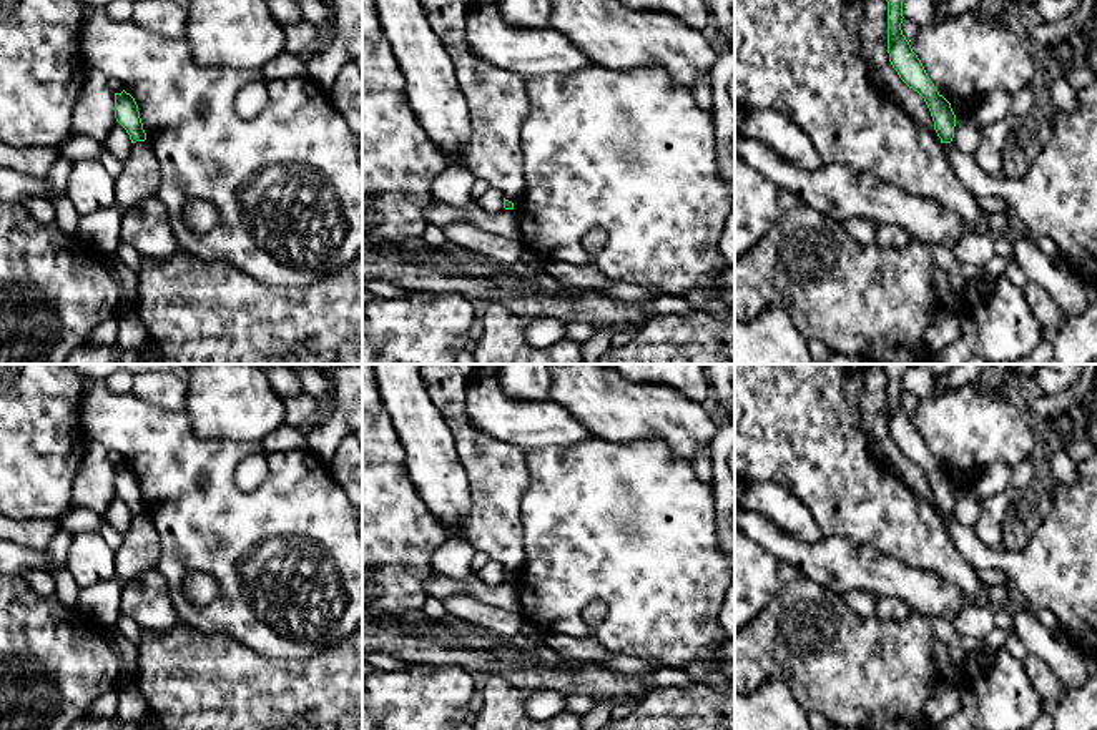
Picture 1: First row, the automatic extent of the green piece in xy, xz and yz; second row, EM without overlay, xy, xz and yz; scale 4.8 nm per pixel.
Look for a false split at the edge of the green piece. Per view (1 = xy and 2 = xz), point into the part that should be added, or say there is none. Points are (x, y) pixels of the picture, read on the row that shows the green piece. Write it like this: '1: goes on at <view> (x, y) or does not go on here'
1: does not go on here
2: does not go on here

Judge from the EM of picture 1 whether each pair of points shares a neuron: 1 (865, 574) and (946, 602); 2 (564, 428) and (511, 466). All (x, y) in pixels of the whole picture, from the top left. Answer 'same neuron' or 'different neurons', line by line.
1: same neuron
2: different neurons

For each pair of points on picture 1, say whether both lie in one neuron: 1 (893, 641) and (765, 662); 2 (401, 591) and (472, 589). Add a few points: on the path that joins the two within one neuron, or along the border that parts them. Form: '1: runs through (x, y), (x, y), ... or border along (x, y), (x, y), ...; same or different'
1: runs through (861, 656), (796, 656); same
2: border along (434, 574), (424, 584), (426, 596); different

